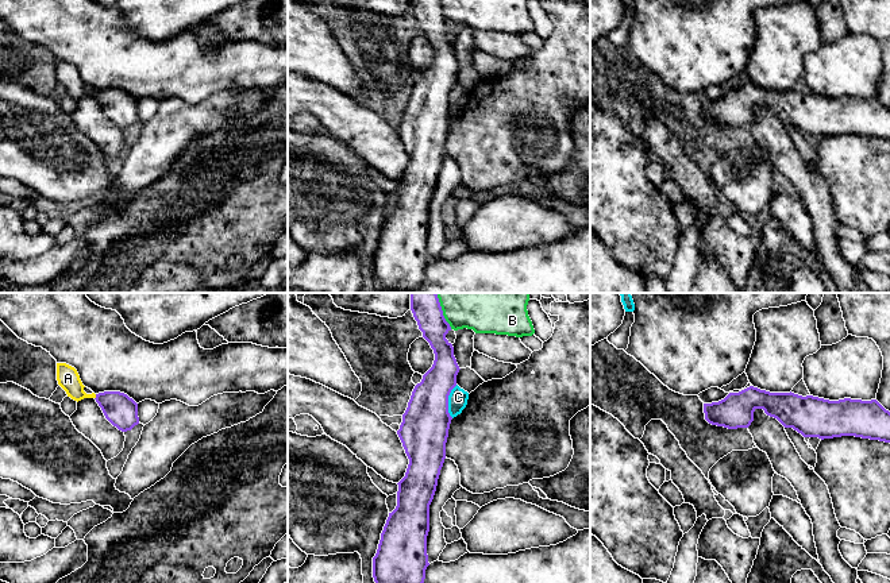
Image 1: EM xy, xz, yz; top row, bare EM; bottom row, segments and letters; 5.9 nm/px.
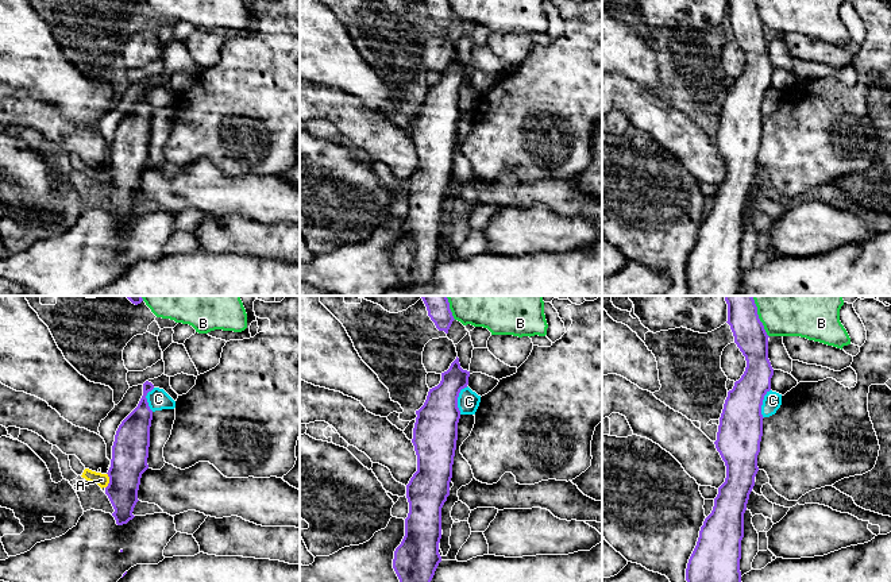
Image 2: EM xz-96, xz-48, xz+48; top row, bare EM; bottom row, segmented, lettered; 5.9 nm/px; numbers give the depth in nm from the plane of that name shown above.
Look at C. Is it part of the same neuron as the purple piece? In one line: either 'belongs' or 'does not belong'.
does not belong

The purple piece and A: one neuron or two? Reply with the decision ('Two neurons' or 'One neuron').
Two neurons

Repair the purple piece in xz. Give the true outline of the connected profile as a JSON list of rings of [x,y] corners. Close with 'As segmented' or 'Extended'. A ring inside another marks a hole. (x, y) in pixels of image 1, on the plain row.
[[[411,0],[423,35],[435,51],[432,65],[412,89],[397,132],[409,162],[397,181],[397,204],[389,211],[375,254],[375,289],[407,293],[423,283],[429,263],[427,233],[429,202],[446,157],[446,140],[452,115],[448,93],[456,84],[459,63],[454,45],[446,36],[451,28],[440,0]]]. As segmented

